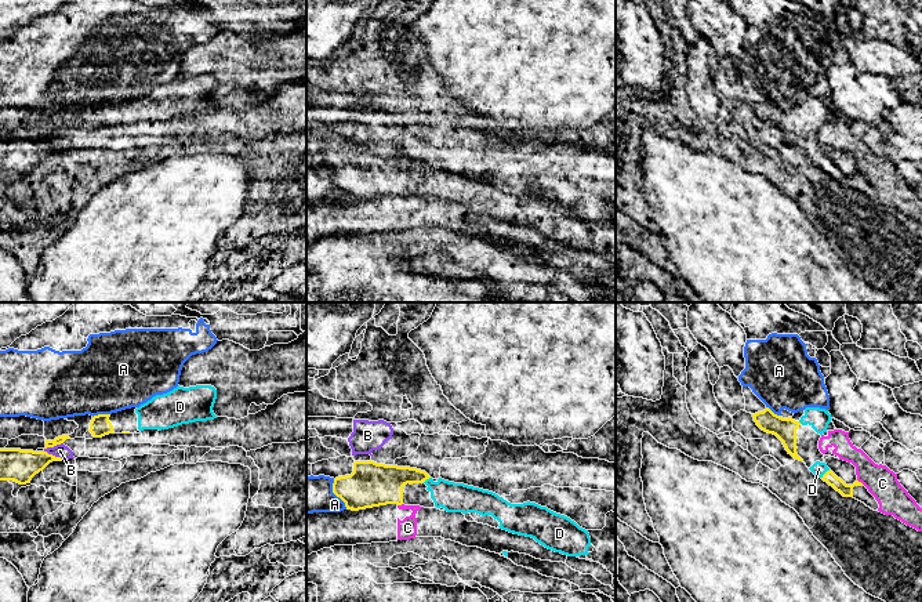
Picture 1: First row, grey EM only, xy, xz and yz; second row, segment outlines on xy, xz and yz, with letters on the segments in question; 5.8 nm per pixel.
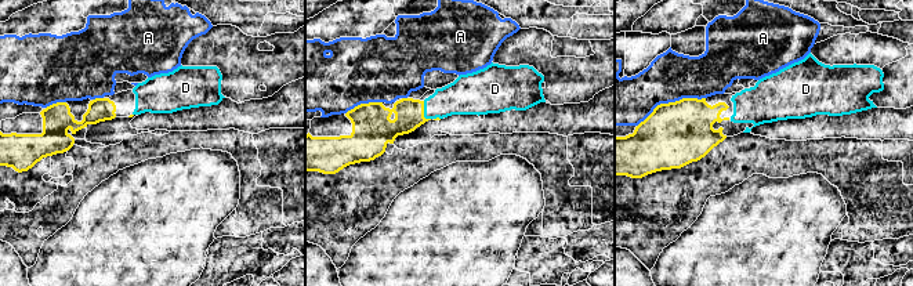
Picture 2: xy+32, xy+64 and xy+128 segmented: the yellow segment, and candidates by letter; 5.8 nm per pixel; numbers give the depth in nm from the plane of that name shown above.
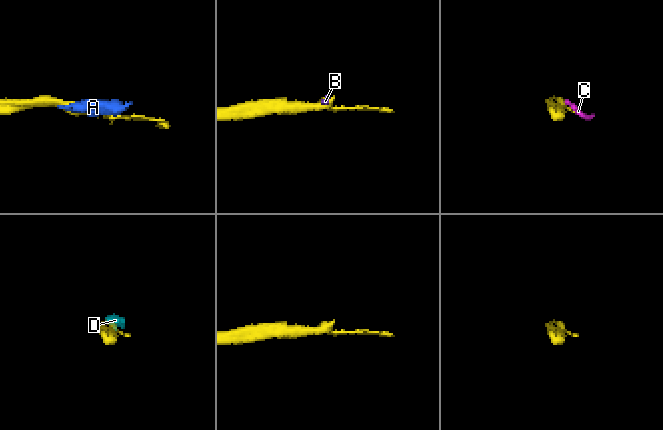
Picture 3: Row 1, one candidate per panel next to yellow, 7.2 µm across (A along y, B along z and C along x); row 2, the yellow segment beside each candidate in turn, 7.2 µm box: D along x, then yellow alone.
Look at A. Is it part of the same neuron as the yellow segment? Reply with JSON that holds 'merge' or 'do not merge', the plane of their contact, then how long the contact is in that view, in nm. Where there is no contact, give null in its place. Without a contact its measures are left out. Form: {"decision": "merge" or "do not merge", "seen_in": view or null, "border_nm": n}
{"decision": "do not merge", "seen_in": "xz", "border_nm": 190}

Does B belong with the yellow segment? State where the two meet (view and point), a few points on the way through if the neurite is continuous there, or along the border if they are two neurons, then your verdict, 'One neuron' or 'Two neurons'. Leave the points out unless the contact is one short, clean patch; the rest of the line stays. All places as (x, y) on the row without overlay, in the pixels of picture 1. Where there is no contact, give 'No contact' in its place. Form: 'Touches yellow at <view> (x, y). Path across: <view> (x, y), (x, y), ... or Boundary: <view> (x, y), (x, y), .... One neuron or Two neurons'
Touches yellow at xy (51, 145). Boundary: xy (44, 138), (48, 144), (62, 149). Two neurons

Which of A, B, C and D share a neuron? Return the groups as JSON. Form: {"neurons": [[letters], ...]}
{"neurons": [["A"], ["B"], ["C"], ["D"]]}

